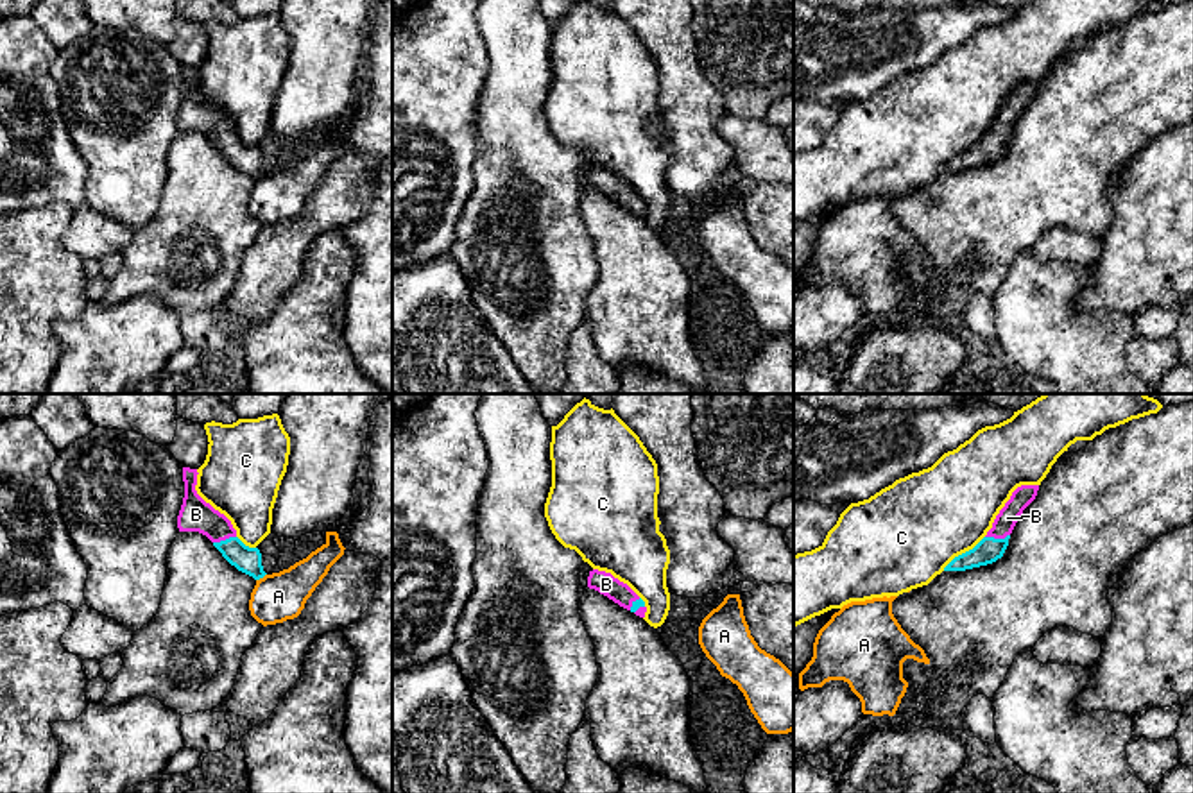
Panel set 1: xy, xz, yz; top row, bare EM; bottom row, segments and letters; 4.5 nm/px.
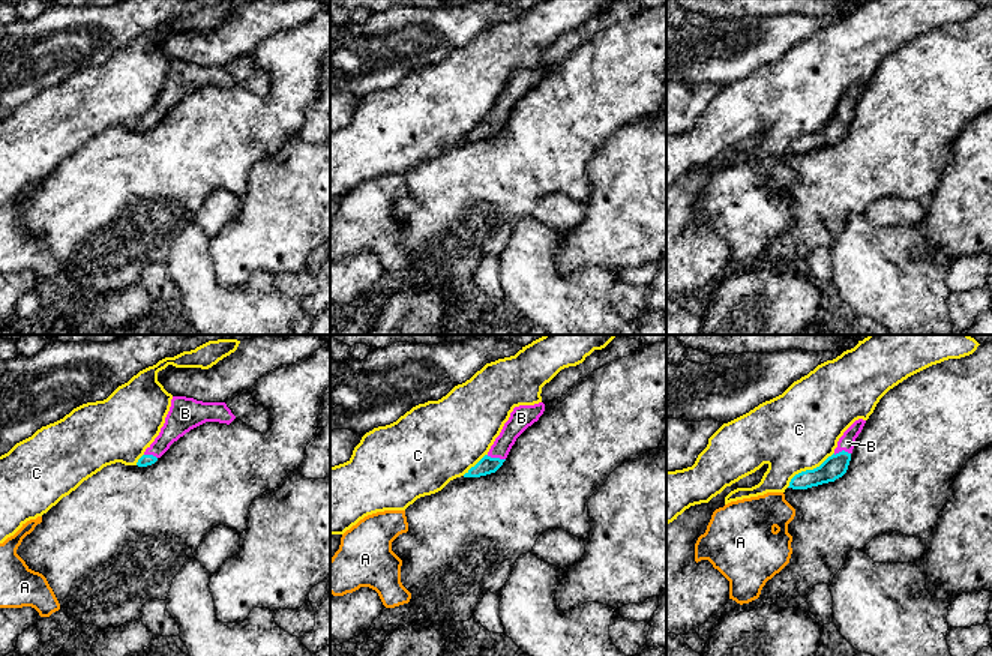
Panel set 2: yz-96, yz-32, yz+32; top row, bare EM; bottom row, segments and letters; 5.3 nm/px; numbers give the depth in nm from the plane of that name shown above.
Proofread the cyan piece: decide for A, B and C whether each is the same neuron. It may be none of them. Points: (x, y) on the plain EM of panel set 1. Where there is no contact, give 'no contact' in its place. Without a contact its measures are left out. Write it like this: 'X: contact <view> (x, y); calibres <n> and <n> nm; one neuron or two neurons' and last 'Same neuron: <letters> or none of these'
A: contact xy (260, 176); calibres 120 and 220 nm; two neurons
B: contact yz (996, 138); calibres 110 and 90 nm; one neuron
C: contact yz (962, 153); calibres 110 and 440 nm; two neurons
Same neuron: B

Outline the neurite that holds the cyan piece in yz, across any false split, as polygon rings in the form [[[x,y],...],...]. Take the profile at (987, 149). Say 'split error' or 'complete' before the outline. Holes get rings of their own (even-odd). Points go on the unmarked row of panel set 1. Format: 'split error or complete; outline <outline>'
split error; outline [[[1039,84],[1017,86],[996,115],[987,134],[973,149],[955,156],[944,170],[966,170],[1001,158],[1019,115],[1035,98],[1037,90]]]

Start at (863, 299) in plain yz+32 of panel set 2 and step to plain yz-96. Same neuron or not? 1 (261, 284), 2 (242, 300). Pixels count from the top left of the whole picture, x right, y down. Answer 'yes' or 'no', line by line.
1: yes
2: yes

